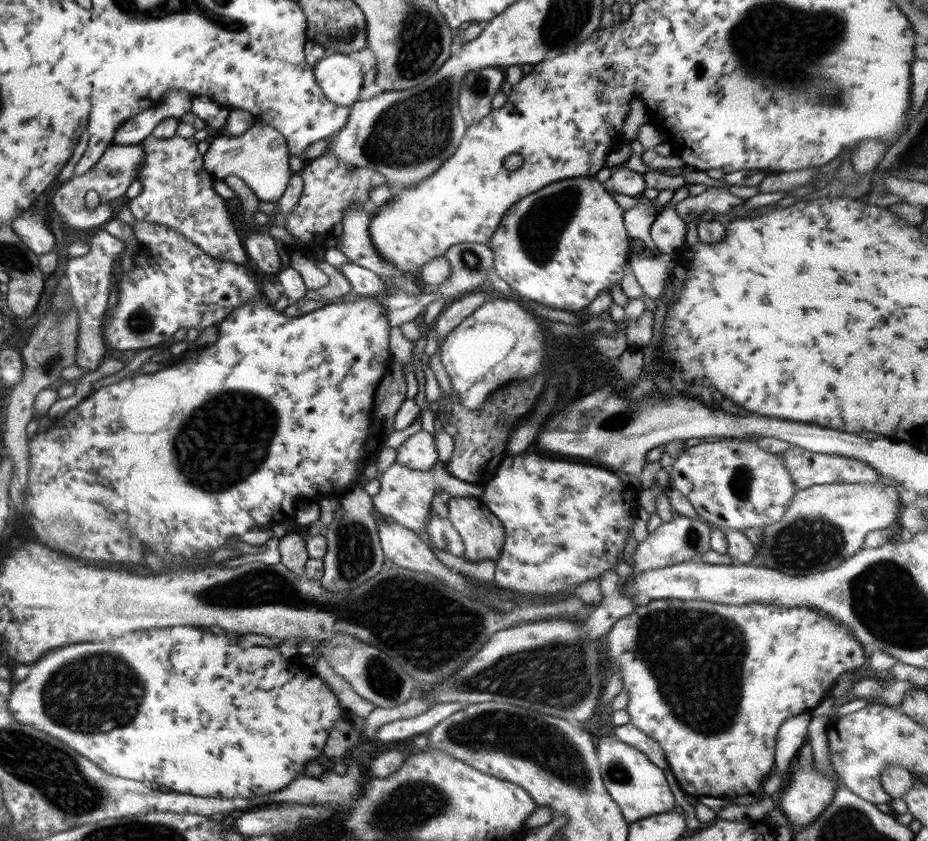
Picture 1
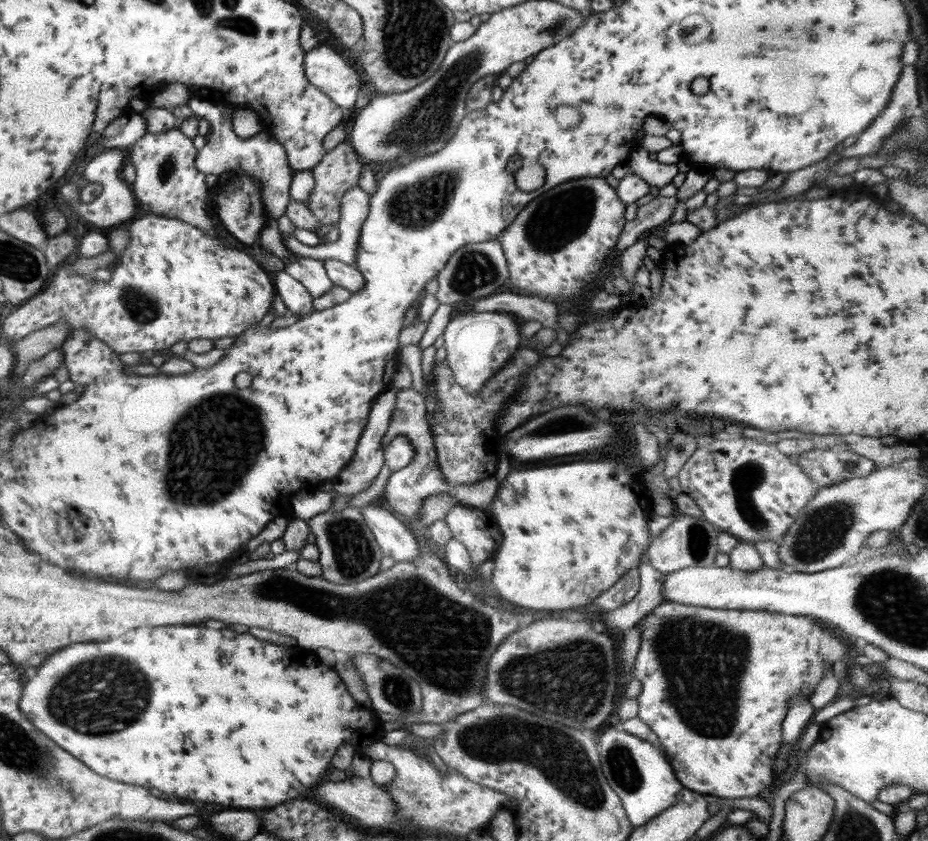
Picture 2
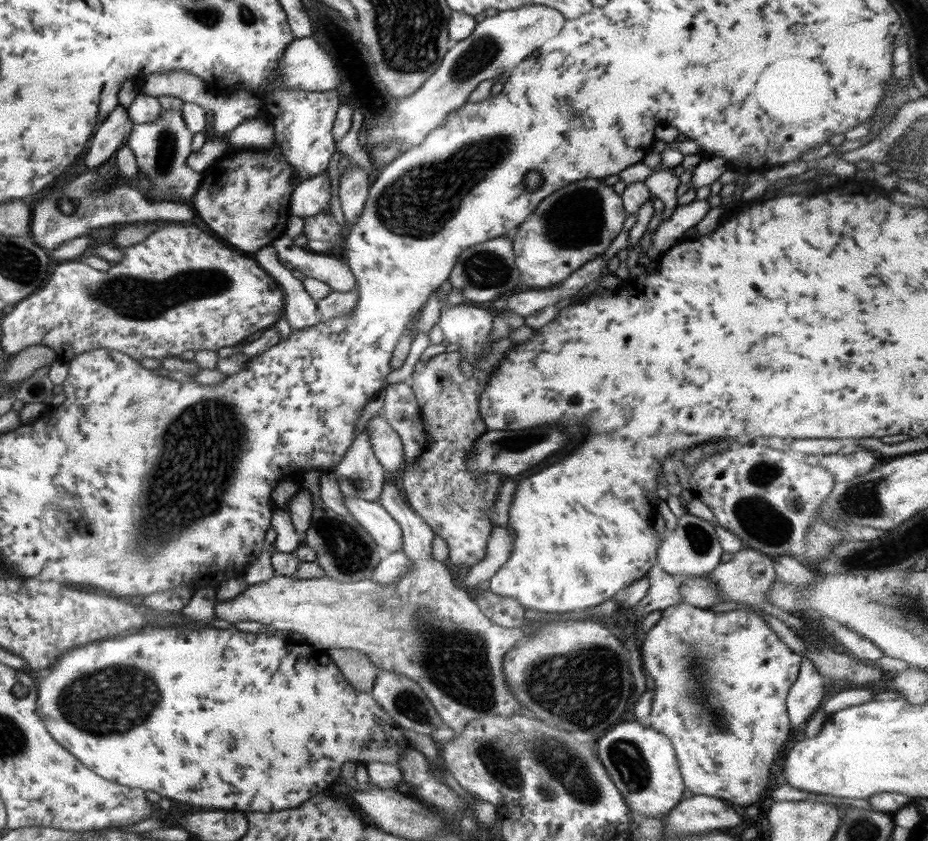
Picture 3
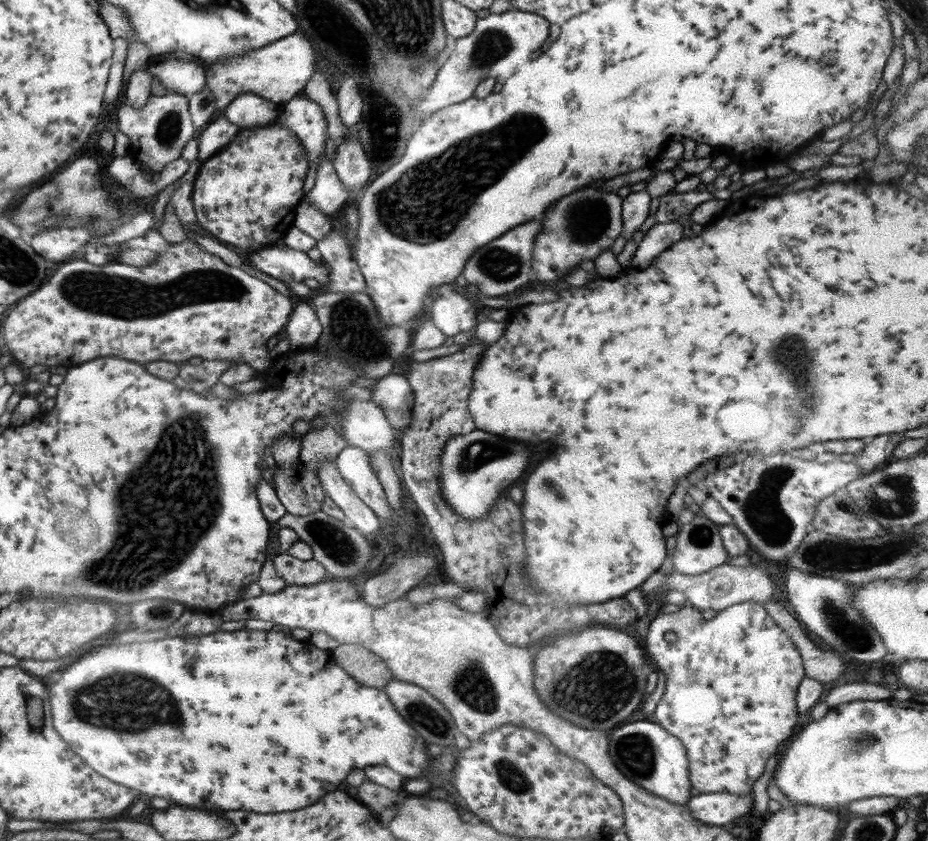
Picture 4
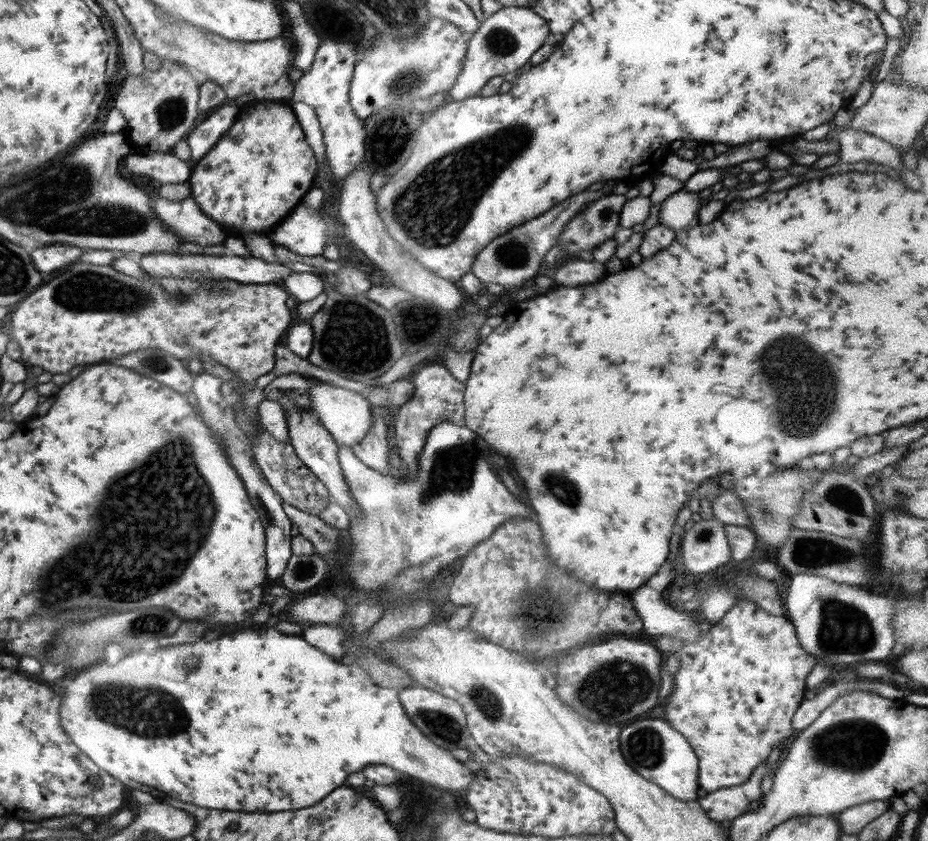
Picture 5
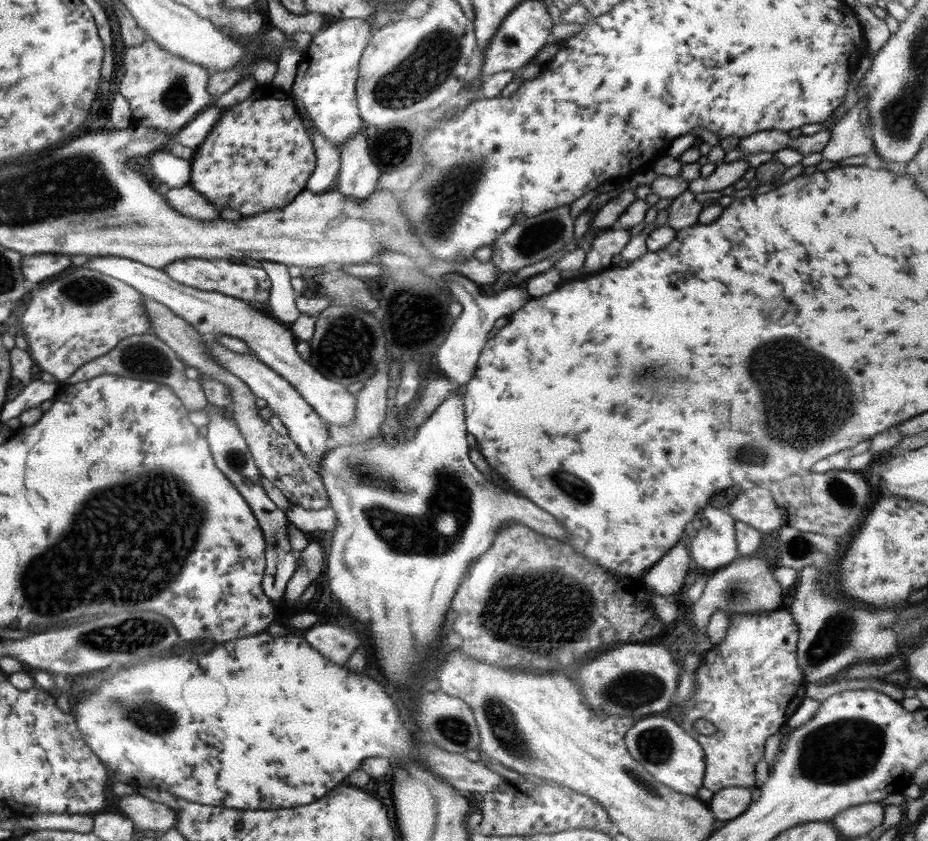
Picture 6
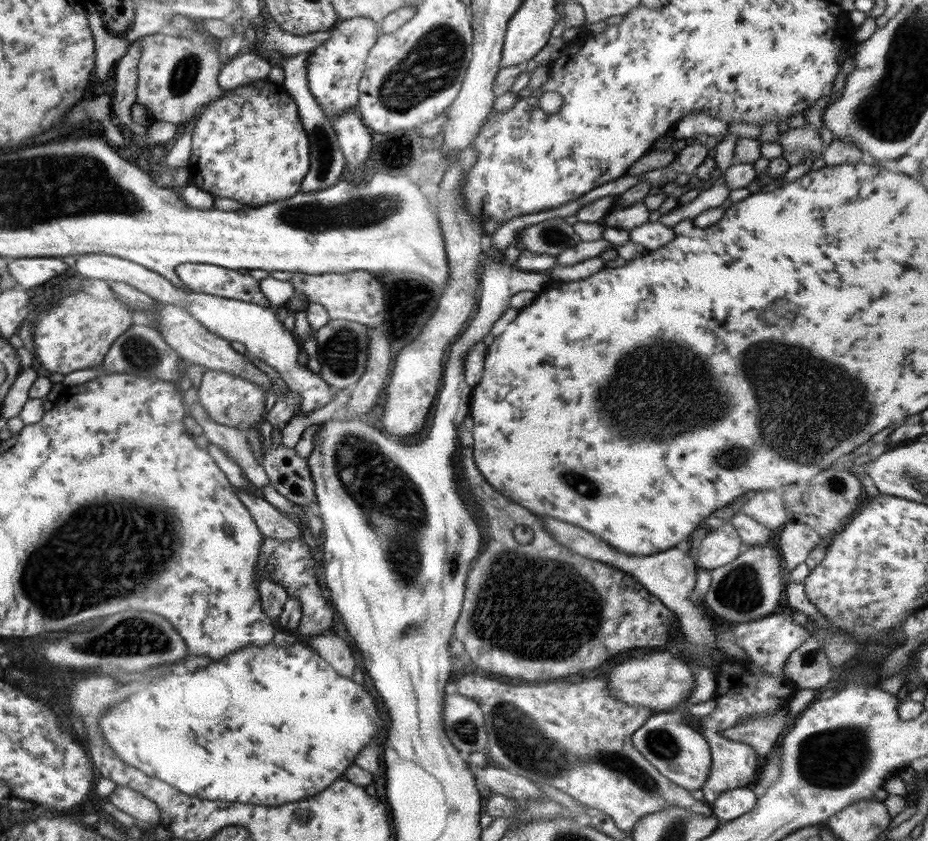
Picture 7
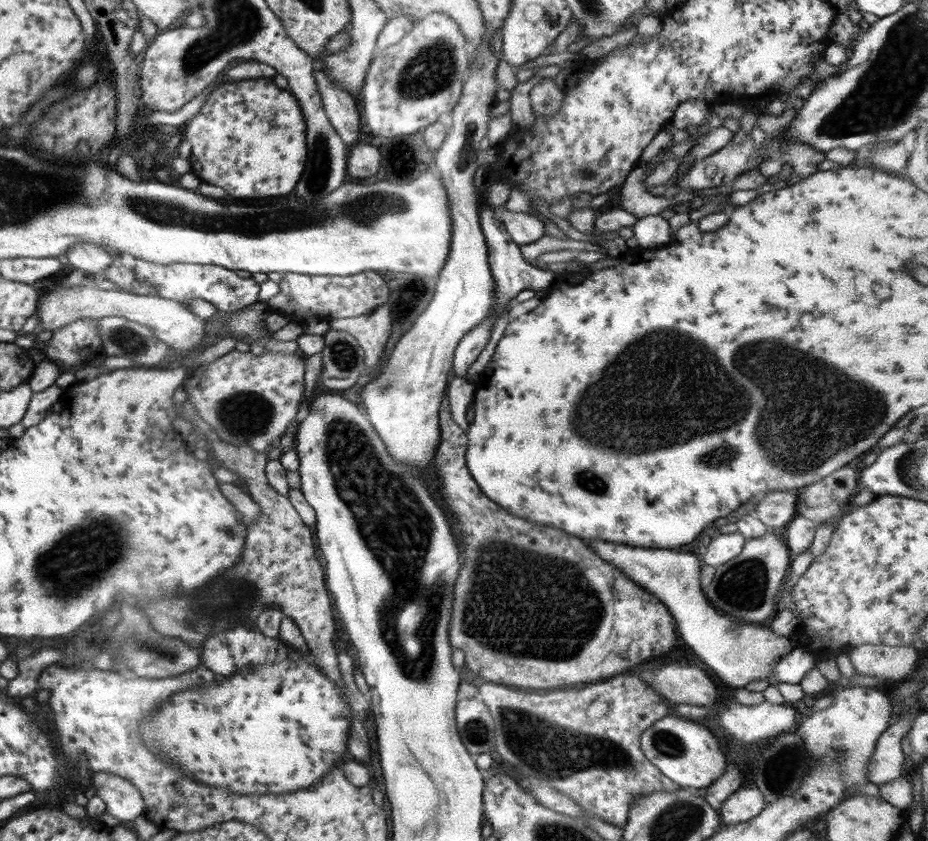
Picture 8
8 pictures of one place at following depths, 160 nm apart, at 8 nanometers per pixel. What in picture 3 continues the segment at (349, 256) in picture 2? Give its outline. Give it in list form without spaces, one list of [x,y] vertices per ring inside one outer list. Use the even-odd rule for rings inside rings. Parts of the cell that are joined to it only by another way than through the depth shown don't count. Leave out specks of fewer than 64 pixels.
[[[352,166],[341,174],[339,198],[345,220],[348,222],[345,225],[346,231],[348,227],[356,224],[362,214],[370,187],[367,172],[361,168]]]

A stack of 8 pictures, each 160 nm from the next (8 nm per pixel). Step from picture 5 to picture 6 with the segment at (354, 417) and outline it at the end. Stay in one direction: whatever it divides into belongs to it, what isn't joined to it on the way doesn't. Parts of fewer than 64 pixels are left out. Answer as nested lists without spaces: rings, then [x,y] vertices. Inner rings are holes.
[[[95,256],[83,264],[96,272],[107,274],[132,285],[144,297],[148,297],[167,306],[176,316],[185,319],[198,333],[226,334],[238,338],[254,352],[256,359],[285,378],[312,408],[328,423],[349,425],[355,415],[356,396],[339,382],[328,380],[316,371],[308,362],[300,358],[296,350],[297,342],[288,325],[273,317],[265,316],[250,303],[244,302],[221,292],[201,291],[172,280],[164,271],[146,266],[141,262],[118,256]]]

